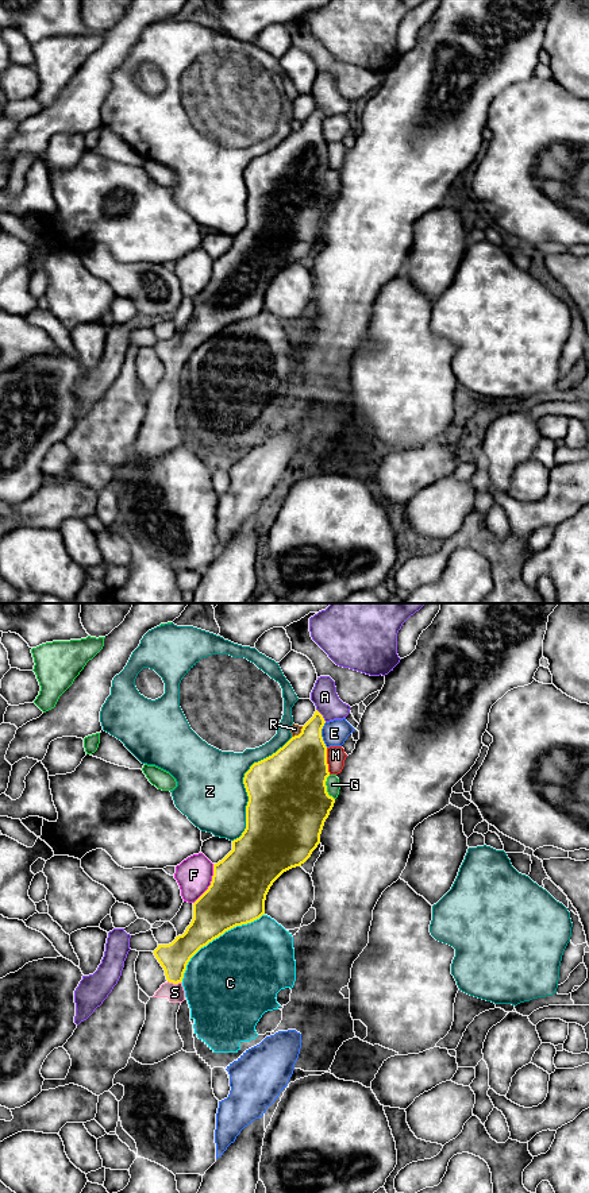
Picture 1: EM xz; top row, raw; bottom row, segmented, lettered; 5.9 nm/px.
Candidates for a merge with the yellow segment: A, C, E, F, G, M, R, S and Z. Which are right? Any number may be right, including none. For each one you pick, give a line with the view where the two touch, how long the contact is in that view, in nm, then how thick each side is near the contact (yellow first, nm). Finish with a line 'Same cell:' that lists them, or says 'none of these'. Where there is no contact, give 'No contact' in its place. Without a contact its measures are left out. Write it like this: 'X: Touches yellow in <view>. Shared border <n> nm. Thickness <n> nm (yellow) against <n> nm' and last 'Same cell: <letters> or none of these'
S: Touches yellow in xz. Shared border 90 nm. Thickness 170 nm (yellow) against 110 nm
Same cell: S

